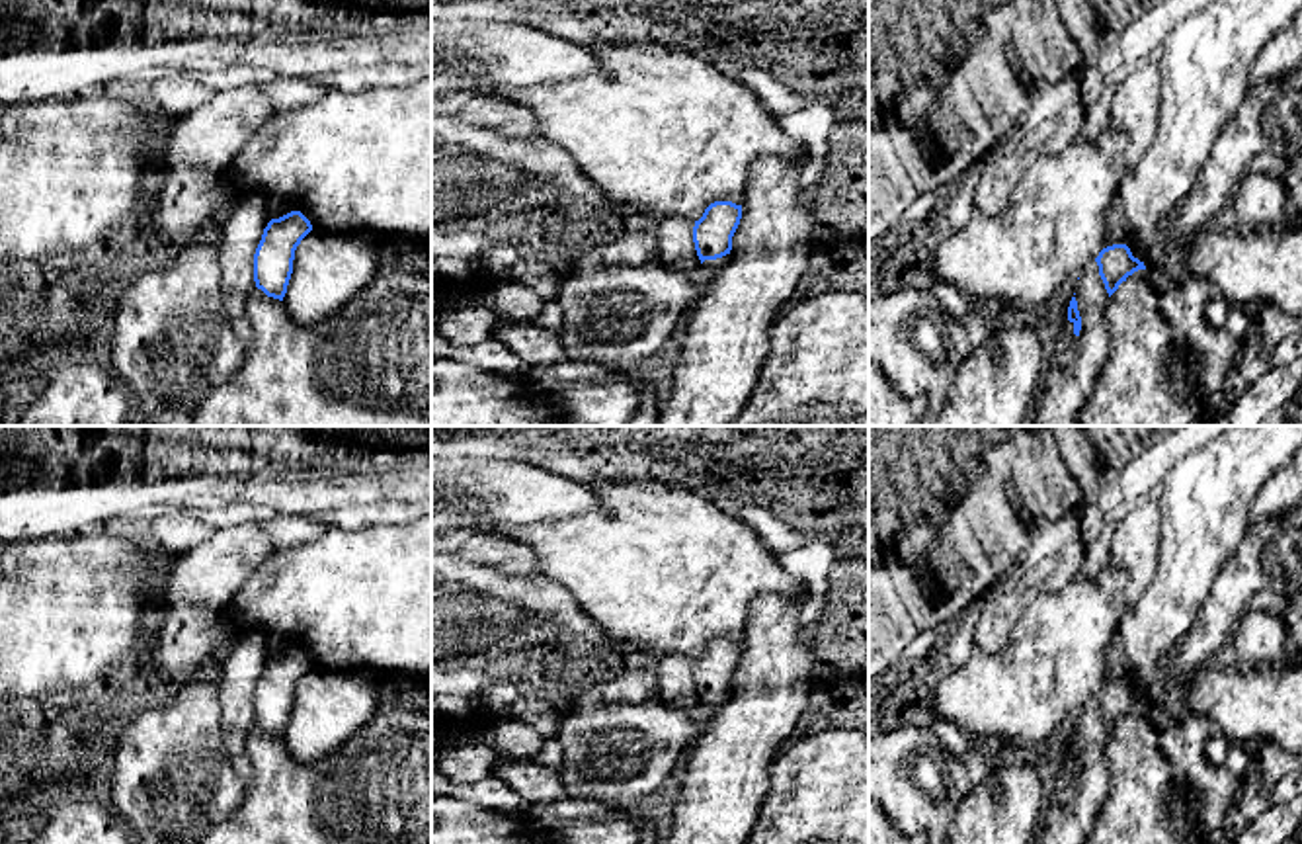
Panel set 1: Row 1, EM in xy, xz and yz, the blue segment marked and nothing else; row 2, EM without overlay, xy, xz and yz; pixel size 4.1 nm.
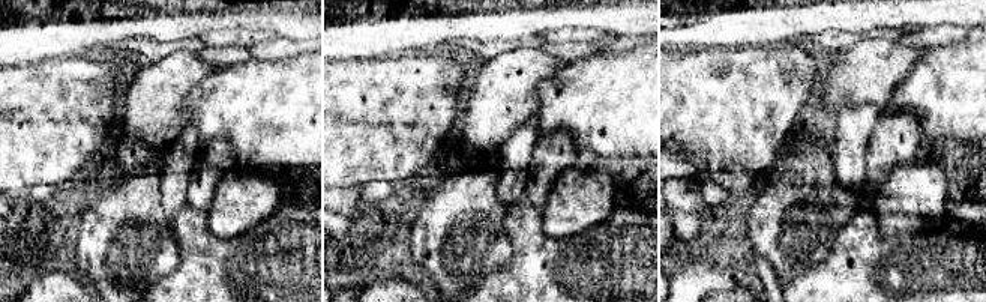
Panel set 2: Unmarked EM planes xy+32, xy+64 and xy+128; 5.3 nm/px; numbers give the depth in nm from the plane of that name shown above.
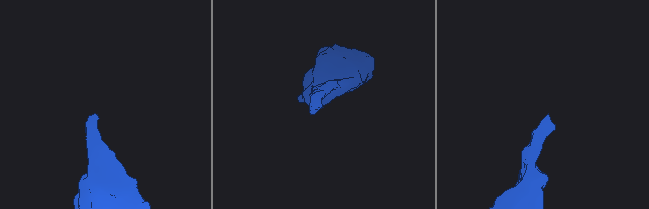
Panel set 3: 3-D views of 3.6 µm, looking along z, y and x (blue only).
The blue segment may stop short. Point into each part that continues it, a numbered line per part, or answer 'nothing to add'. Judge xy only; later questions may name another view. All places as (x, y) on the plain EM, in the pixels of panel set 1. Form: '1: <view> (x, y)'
nothing to add

